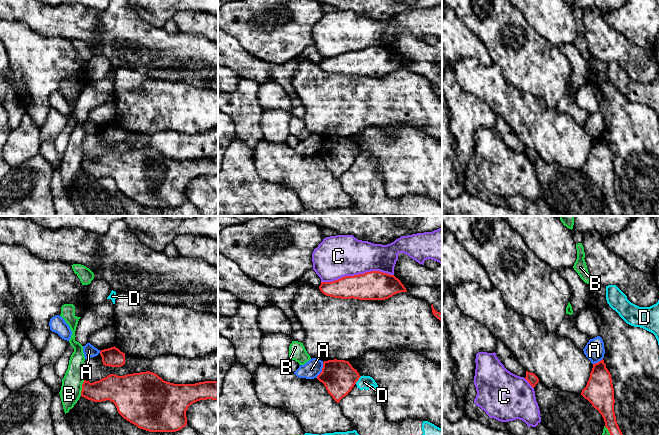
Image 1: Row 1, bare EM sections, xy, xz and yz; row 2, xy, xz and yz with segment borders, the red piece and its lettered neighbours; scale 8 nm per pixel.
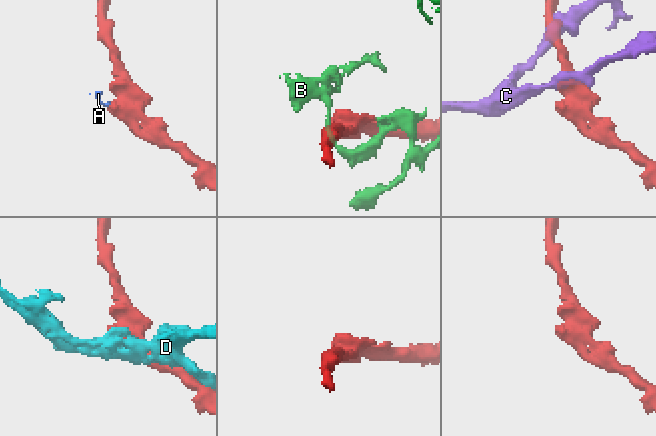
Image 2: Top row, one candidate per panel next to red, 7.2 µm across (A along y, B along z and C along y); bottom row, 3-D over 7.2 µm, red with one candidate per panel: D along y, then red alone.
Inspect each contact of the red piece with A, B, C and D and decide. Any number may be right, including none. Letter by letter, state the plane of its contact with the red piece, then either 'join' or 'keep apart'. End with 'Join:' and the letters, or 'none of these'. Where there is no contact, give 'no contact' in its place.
A: contact in xz; keep apart
B: contact in xy; keep apart
C: contact in xz; keep apart
D: contact in xz; keep apart
Join: none of these

